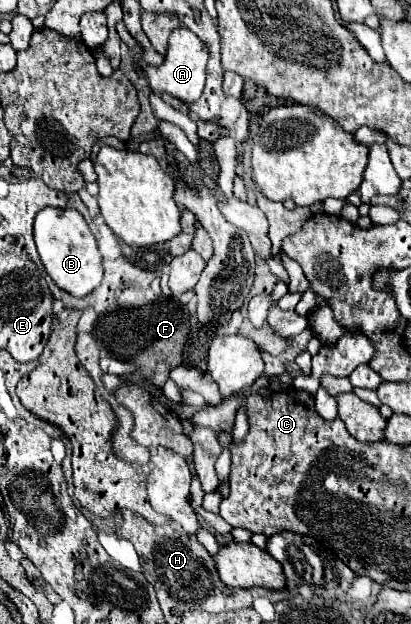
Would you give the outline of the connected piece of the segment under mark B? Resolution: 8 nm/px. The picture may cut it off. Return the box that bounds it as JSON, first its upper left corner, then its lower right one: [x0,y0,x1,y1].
[35,208,103,298]

